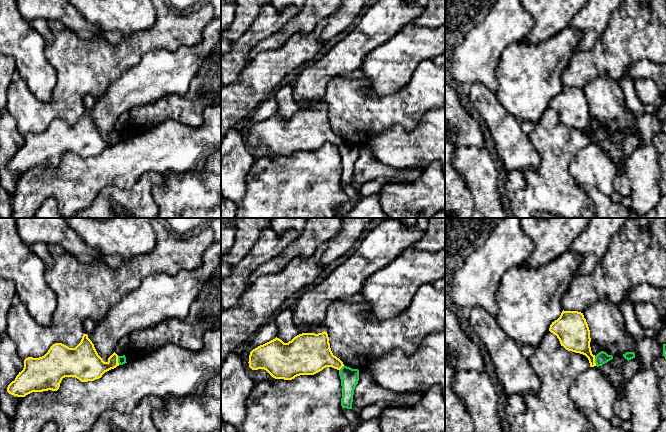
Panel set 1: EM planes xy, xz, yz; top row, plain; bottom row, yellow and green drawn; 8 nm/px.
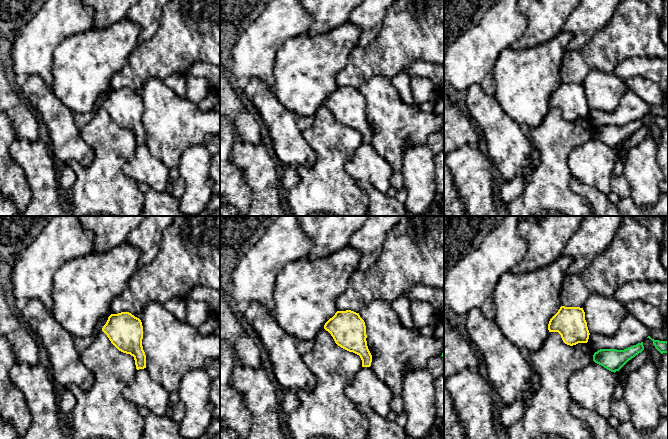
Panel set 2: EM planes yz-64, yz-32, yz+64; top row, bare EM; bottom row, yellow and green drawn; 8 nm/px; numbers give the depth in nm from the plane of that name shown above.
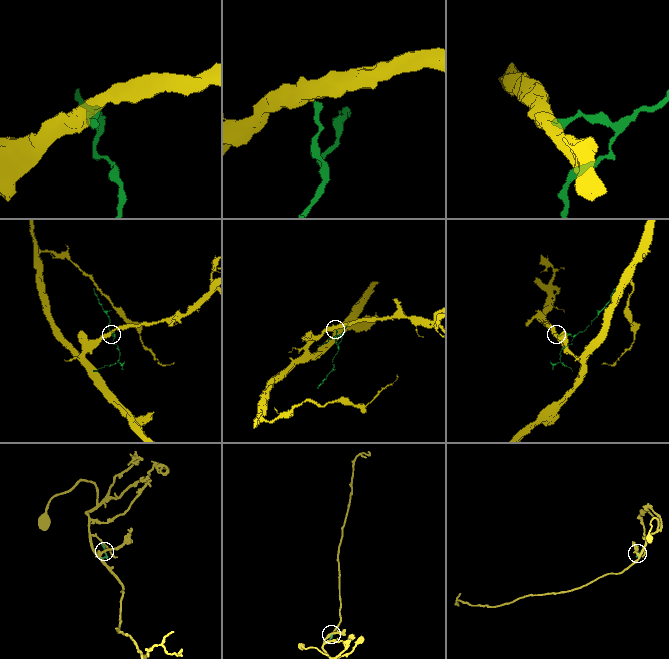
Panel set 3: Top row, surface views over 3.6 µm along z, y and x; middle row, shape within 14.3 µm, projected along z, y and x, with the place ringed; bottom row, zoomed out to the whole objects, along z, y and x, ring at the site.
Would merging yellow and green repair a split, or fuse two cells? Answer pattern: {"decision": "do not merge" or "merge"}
{"decision": "do not merge"}

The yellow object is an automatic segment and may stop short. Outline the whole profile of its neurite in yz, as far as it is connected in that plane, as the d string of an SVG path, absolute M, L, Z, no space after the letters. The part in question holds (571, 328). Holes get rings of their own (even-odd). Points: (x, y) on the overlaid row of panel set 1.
M563 310L560 317L552 322L549 331L557 336L566 350L585 355L590 367L596 366L590 347L590 330L583 313Z

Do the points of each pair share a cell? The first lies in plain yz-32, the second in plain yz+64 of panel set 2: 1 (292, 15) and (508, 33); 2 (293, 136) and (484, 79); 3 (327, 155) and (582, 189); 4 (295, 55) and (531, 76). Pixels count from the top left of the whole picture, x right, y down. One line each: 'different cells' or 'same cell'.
1: same cell
2: different cells
3: different cells
4: same cell

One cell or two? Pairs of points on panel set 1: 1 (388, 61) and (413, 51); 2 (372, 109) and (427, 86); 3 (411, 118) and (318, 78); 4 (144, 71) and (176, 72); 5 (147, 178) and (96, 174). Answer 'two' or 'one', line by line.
1: one
2: one
3: two
4: one
5: two

